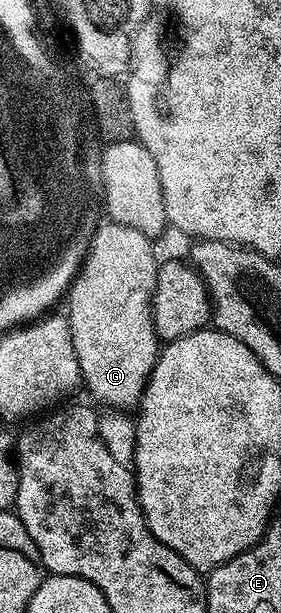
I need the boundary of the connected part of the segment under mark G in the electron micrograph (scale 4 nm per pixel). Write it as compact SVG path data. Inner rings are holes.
M99 224L89 238L88 248L81 258L81 268L68 290L68 320L72 331L72 347L76 347L76 358L79 359L81 384L102 407L110 411L130 411L137 406L154 365L158 362L160 342L152 323L150 301L154 298L160 261L154 258L154 249L150 245L153 245L151 238L132 227Z

